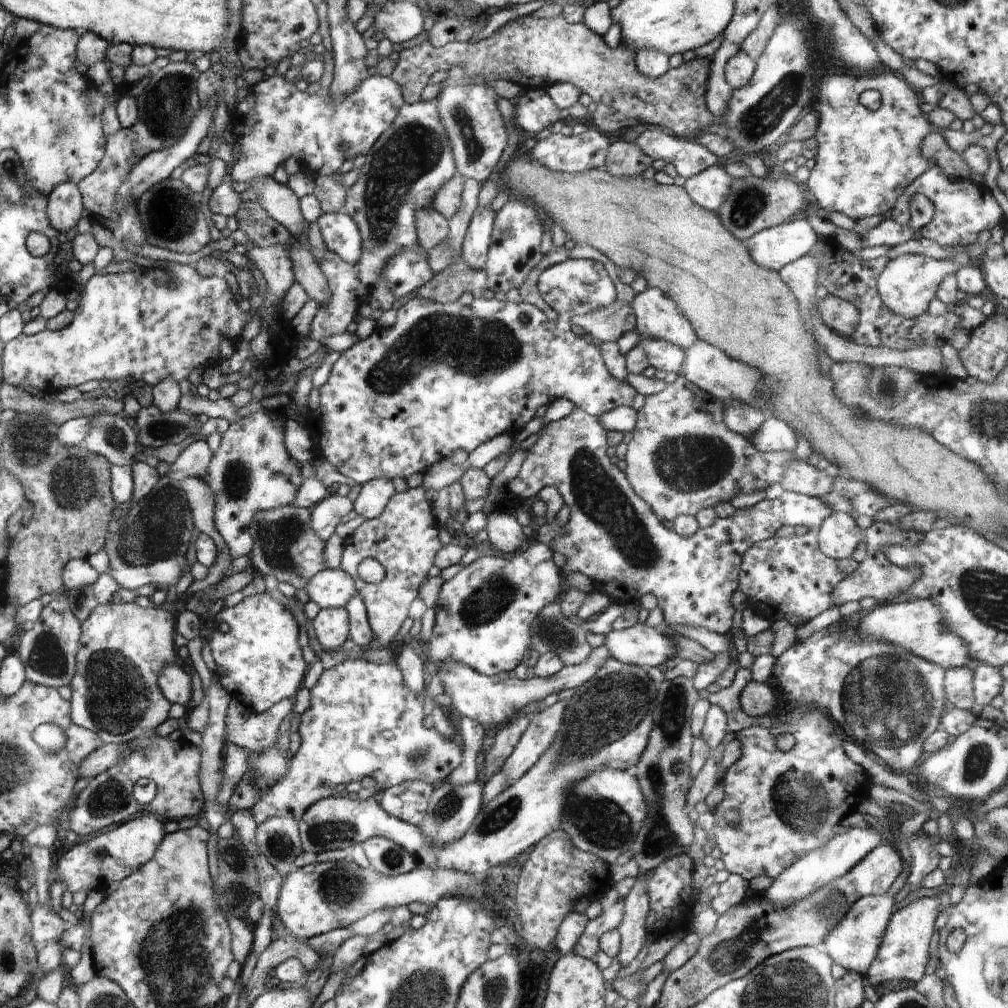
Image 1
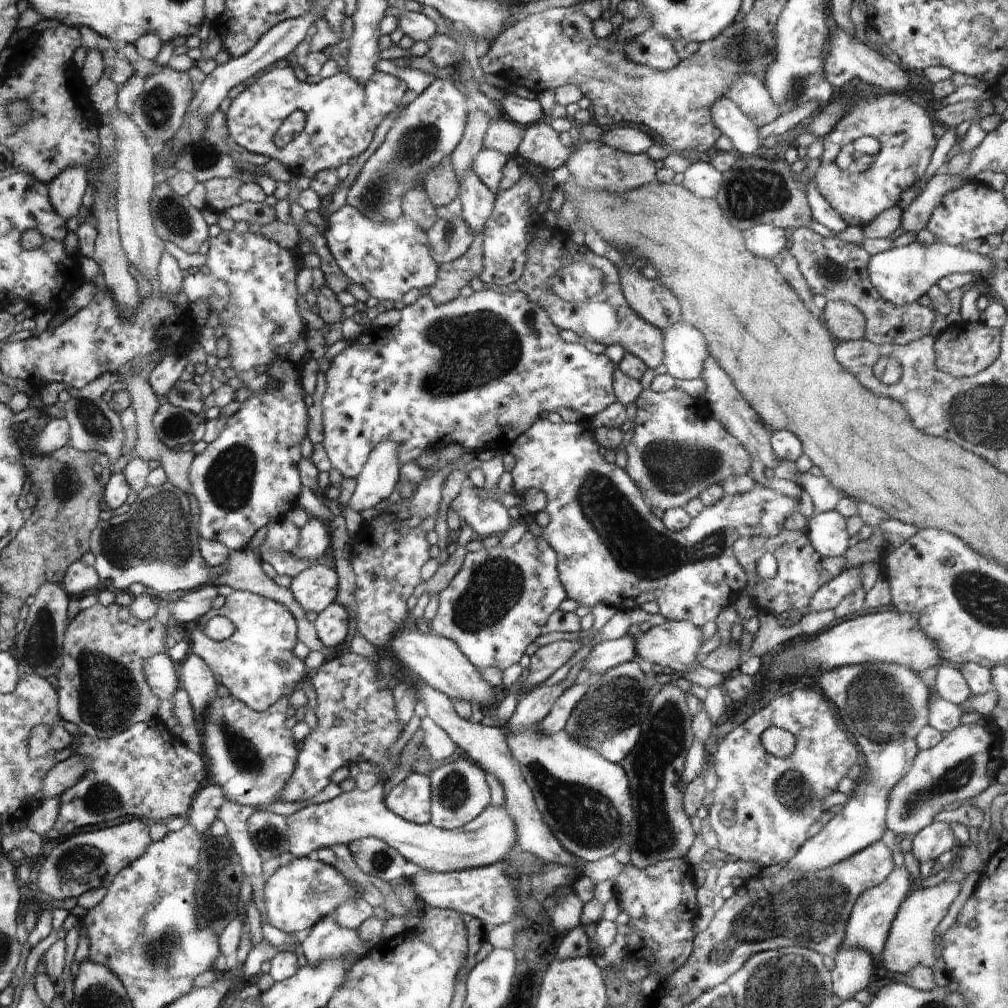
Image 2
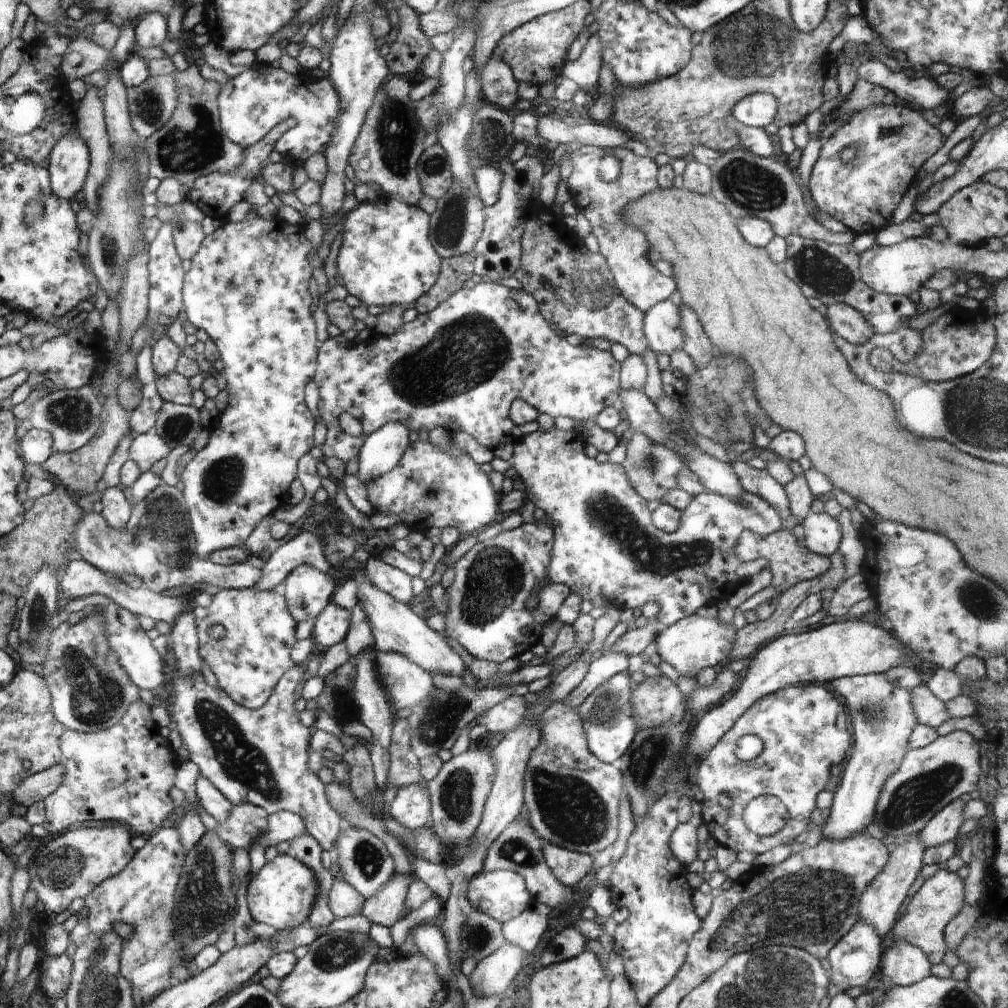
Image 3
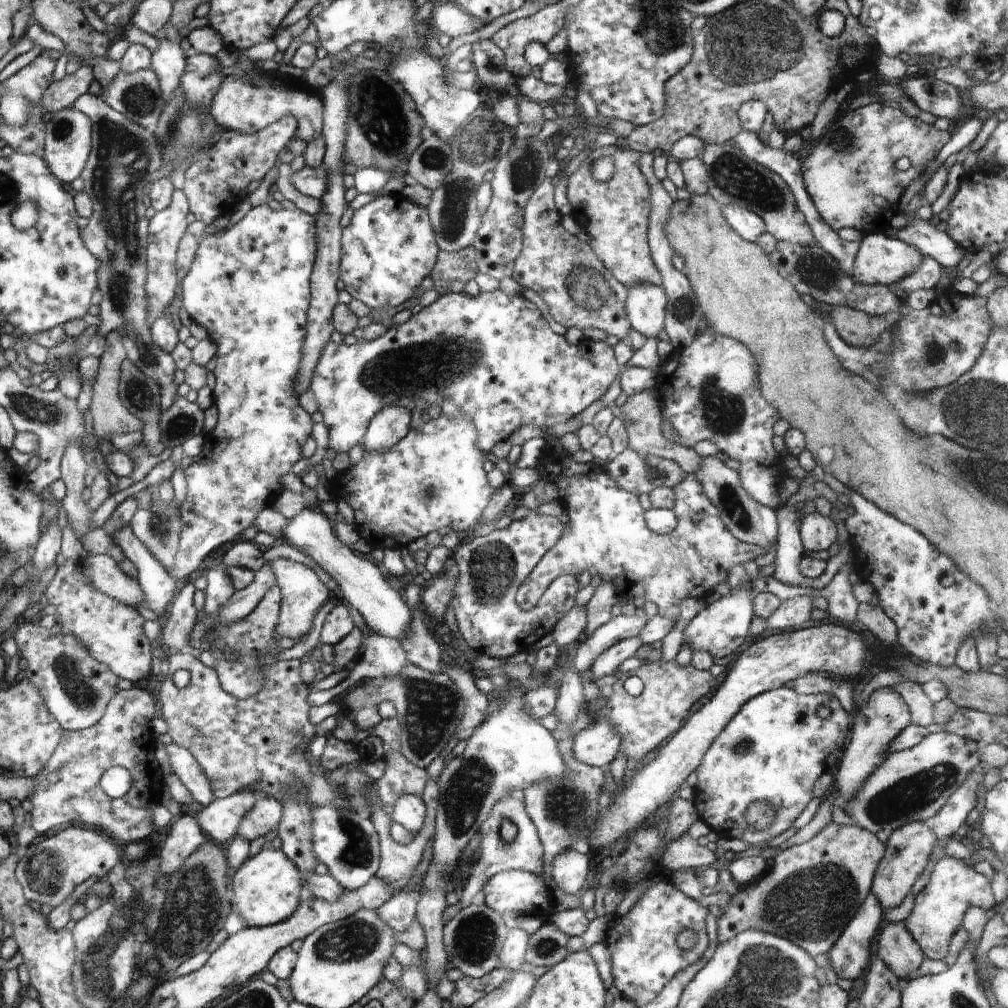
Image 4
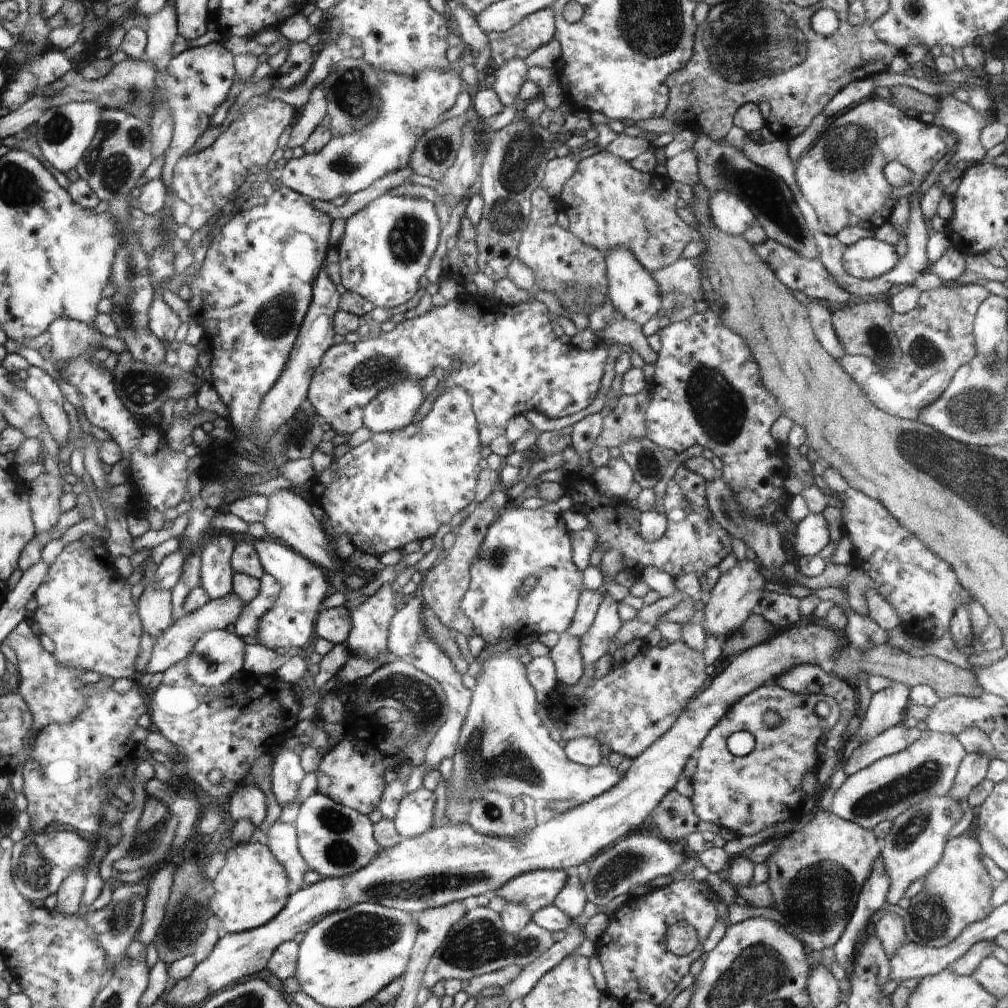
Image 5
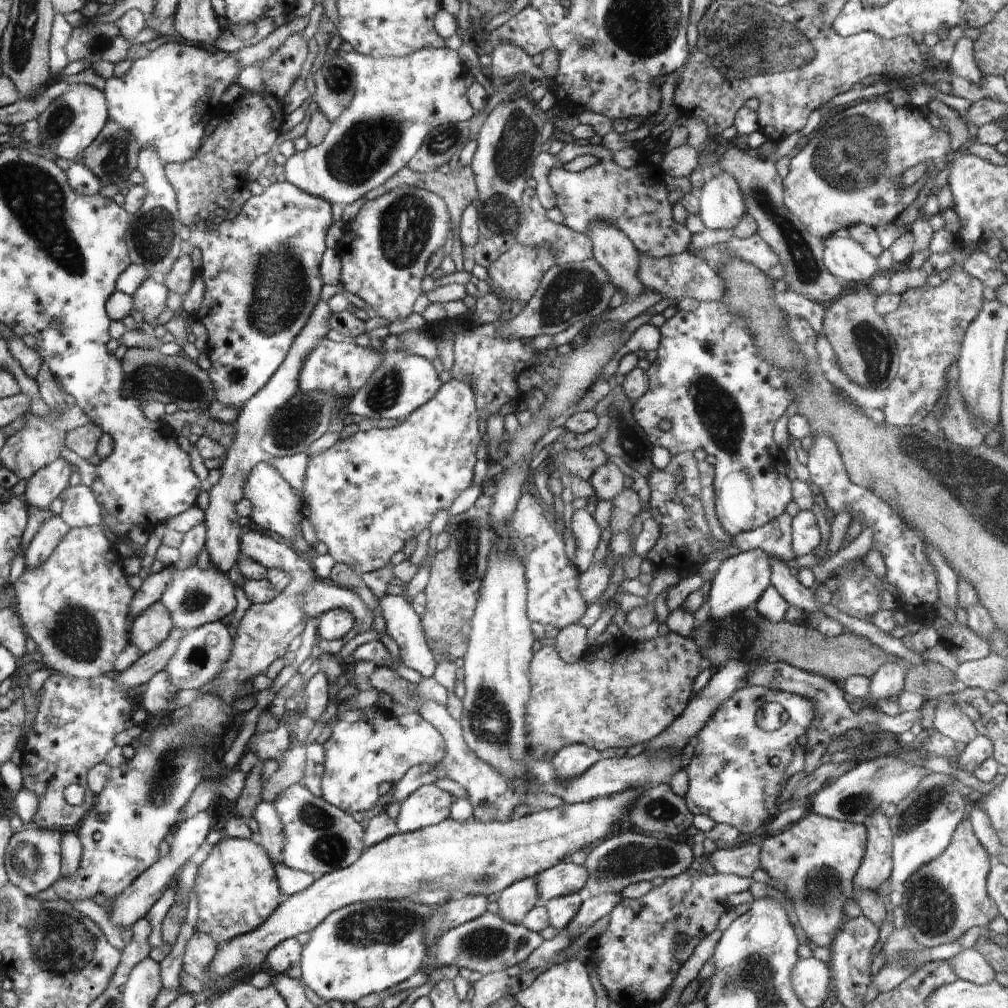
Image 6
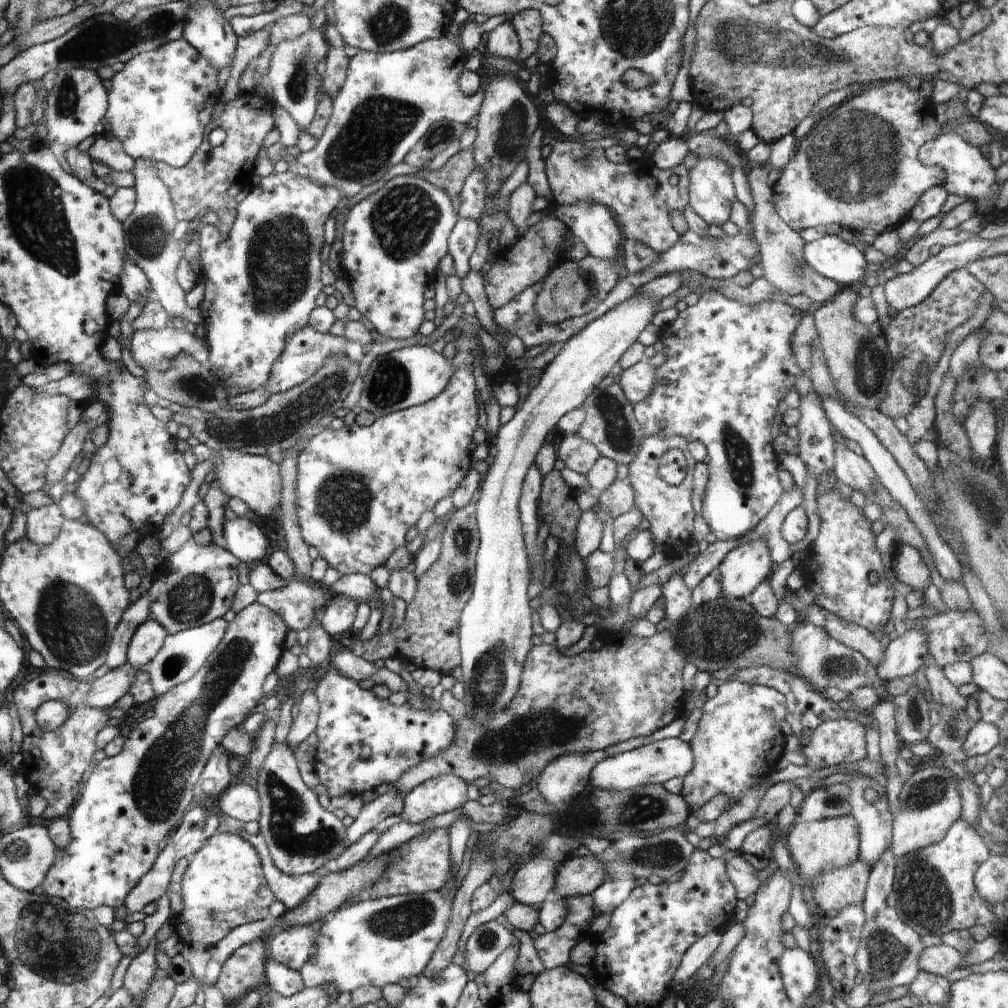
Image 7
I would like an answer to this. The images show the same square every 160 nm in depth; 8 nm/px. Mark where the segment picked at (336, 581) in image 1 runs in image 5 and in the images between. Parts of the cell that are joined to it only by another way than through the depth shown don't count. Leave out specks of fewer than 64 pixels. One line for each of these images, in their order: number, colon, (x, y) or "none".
2: (315, 588)
3: (307, 590)
4: (303, 593)
5: (290, 621)

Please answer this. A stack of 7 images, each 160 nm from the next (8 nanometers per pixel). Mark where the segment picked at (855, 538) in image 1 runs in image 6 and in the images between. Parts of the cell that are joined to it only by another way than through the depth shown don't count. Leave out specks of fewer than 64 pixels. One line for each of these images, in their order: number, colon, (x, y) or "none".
2: (828, 534)
3: (822, 534)
4: (817, 532)
5: (812, 534)
6: (806, 536)

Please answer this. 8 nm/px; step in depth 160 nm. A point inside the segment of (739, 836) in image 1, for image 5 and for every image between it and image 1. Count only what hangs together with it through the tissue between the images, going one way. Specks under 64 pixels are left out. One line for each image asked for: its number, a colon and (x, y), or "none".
2: (776, 800)
3: (803, 728)
4: (790, 742)
5: (746, 795)

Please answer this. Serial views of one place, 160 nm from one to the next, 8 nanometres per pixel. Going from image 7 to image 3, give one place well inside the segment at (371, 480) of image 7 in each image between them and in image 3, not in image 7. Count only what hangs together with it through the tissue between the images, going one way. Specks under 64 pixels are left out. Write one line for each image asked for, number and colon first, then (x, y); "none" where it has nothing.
3: (429, 487)
4: (433, 479)
5: (397, 487)
6: (368, 494)

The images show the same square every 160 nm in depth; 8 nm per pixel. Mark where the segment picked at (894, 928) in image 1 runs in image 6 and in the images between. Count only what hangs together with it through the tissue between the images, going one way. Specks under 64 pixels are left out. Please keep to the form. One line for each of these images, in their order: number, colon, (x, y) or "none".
2: (910, 942)
3: (941, 897)
4: (939, 909)
5: (957, 892)
6: (942, 900)

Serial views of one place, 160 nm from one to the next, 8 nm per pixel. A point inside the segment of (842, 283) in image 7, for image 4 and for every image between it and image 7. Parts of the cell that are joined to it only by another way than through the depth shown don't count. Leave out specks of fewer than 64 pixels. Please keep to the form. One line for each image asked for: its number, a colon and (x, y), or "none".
4: (882, 259)
5: (869, 258)
6: (845, 258)

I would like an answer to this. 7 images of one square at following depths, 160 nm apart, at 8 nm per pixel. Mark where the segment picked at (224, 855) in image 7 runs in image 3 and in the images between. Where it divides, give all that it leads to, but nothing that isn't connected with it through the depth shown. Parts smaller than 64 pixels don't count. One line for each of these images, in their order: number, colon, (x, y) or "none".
3: (282, 895)
4: (267, 888)
5: (252, 888)
6: (237, 891)

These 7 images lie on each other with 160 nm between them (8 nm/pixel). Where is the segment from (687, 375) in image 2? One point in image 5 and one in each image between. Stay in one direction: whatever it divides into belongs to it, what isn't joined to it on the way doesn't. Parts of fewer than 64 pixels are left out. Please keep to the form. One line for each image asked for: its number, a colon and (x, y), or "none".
3: (662, 323)
4: (646, 304)
5: (633, 291)

